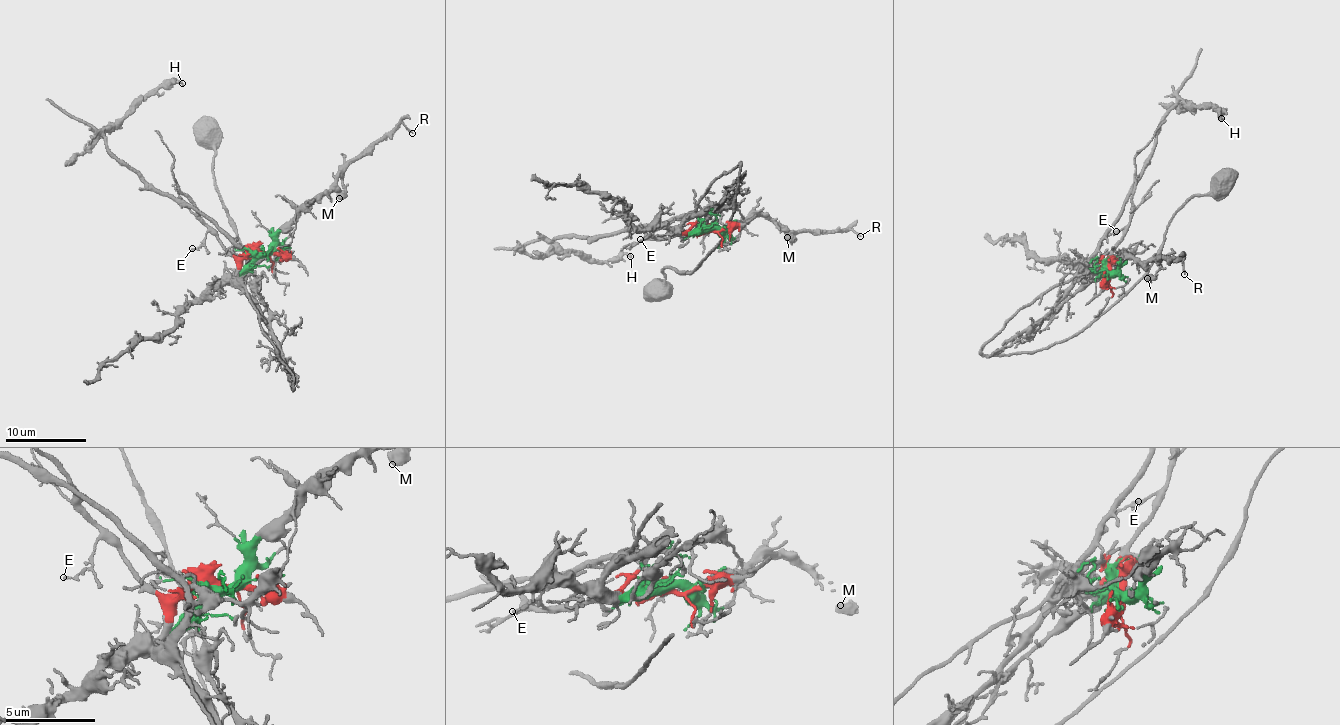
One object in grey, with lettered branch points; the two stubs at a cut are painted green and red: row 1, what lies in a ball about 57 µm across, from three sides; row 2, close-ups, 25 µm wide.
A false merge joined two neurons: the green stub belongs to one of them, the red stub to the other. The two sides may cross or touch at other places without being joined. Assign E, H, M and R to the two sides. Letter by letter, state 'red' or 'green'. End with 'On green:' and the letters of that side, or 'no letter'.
E: red
H: red
M: green
R: green
On green: M, R

